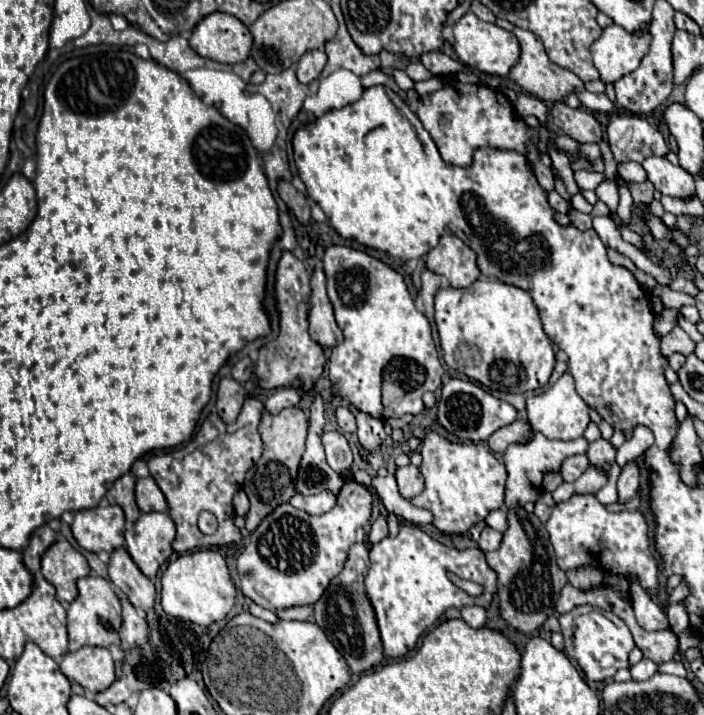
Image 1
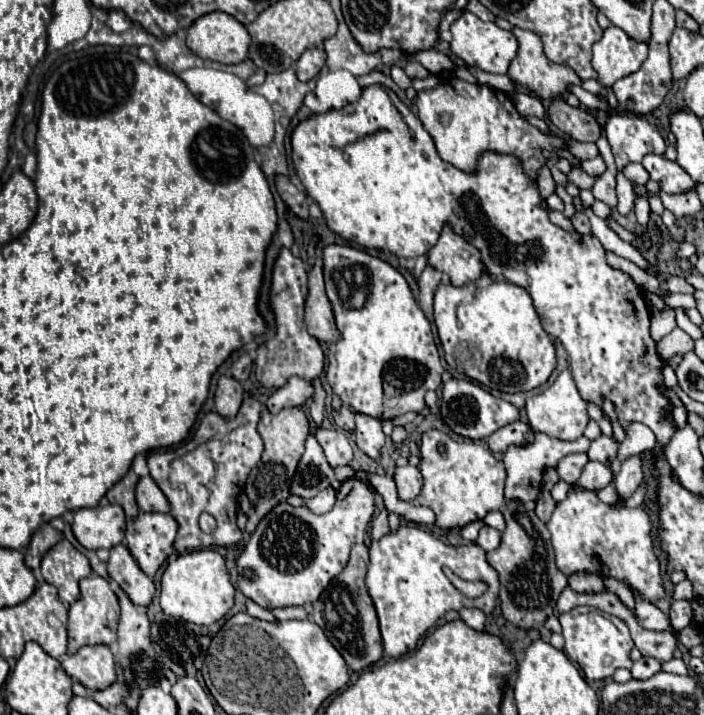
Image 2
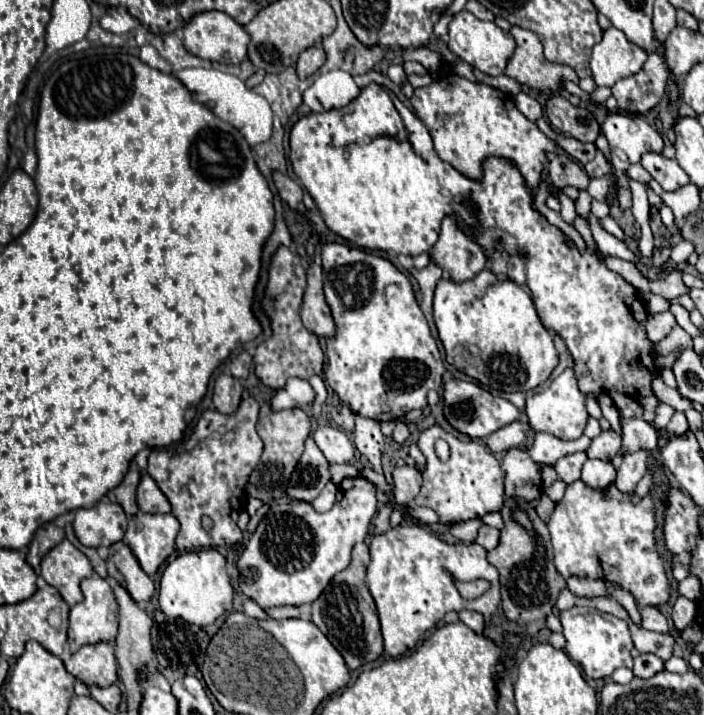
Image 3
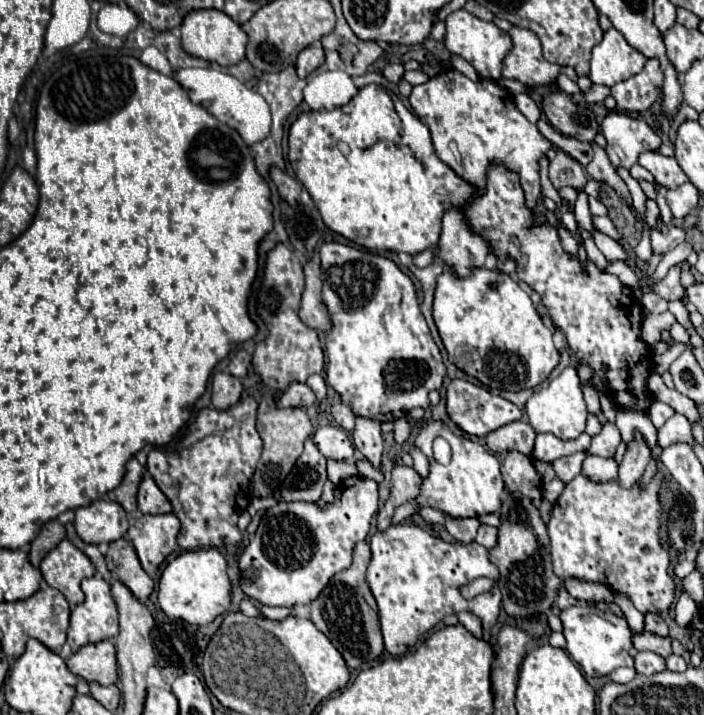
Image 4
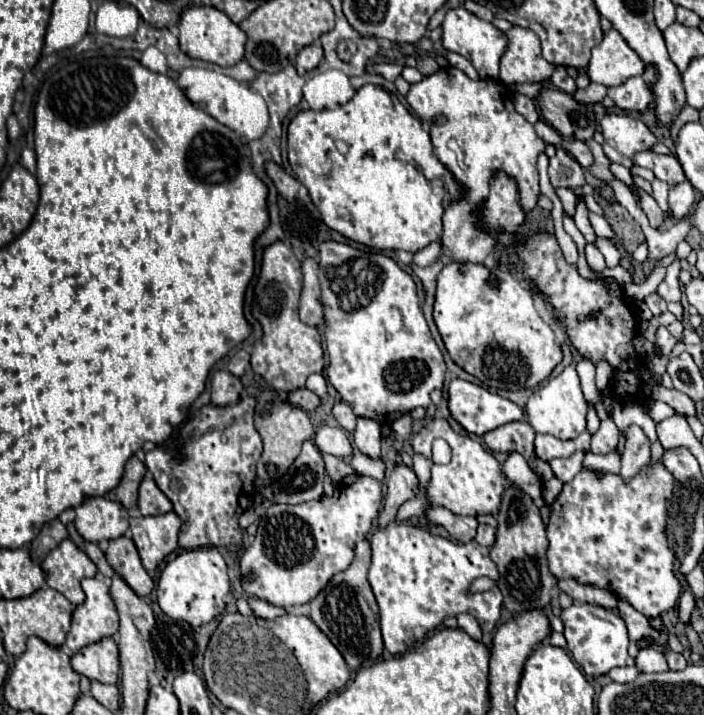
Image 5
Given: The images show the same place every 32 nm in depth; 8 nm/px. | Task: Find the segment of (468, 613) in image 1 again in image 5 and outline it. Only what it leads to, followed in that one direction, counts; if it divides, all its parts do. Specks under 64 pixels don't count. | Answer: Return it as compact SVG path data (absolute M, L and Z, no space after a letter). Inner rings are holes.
M458 614L456 618L458 618L458 628L462 628L474 640L478 640L478 642L482 640L482 632L480 632L480 626L478 626L478 622L476 622L474 616L470 616L470 614Z

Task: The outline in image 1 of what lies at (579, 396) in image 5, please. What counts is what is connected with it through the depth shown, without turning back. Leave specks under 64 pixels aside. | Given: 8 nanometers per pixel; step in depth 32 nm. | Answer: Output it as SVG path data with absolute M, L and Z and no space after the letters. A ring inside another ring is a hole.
M564 372L554 386L550 386L542 394L534 394L526 400L526 412L528 412L528 422L534 432L544 434L546 438L558 438L558 440L576 440L584 434L590 416L588 416L588 404L578 396L574 388L574 378Z

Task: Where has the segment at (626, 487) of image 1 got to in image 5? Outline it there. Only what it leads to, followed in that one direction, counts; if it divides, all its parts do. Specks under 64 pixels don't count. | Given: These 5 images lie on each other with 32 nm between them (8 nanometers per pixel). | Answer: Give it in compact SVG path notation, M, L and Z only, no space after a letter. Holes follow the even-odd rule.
M632 424L626 430L620 474L624 478L630 478L630 474L636 474L638 472L638 466L644 466L646 462L650 462L650 440L642 432L640 426L634 426Z

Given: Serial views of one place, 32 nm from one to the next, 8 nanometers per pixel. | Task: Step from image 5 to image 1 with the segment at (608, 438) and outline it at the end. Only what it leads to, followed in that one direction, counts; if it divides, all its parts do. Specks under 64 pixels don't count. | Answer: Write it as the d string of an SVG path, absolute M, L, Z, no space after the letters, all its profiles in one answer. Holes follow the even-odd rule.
M598 438L596 442L592 442L592 444L590 444L590 448L588 448L588 454L586 454L586 456L590 458L590 462L592 462L592 464L606 468L608 464L612 464L612 462L614 462L616 448L612 446L612 442L610 442L610 440L606 440L606 438Z

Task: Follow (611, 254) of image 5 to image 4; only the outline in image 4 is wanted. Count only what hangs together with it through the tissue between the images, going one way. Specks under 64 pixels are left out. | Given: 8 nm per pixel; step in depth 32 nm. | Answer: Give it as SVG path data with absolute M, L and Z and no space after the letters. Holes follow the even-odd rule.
M594 230L594 242L596 242L598 250L606 256L608 262L622 260L622 258L624 258L622 254L626 254L626 250L624 250L616 240L612 240L610 236L604 236L604 234L600 234L600 232L596 232L596 230Z

